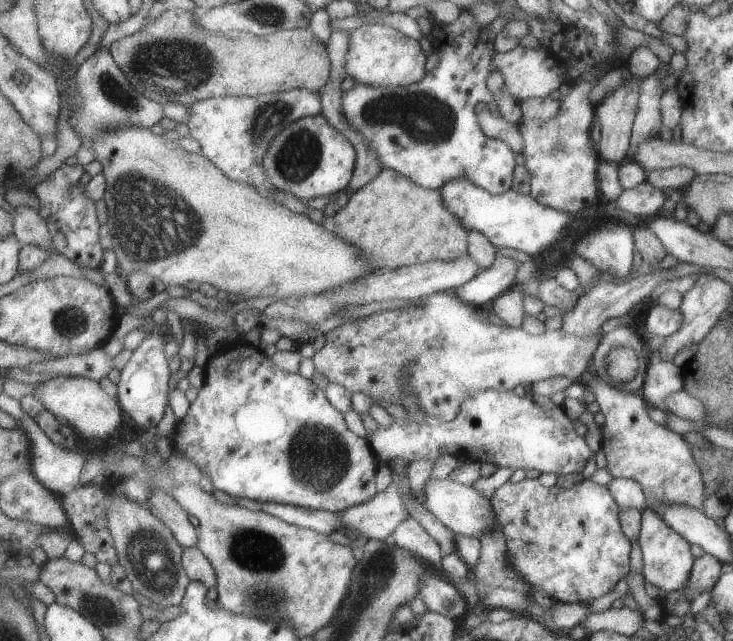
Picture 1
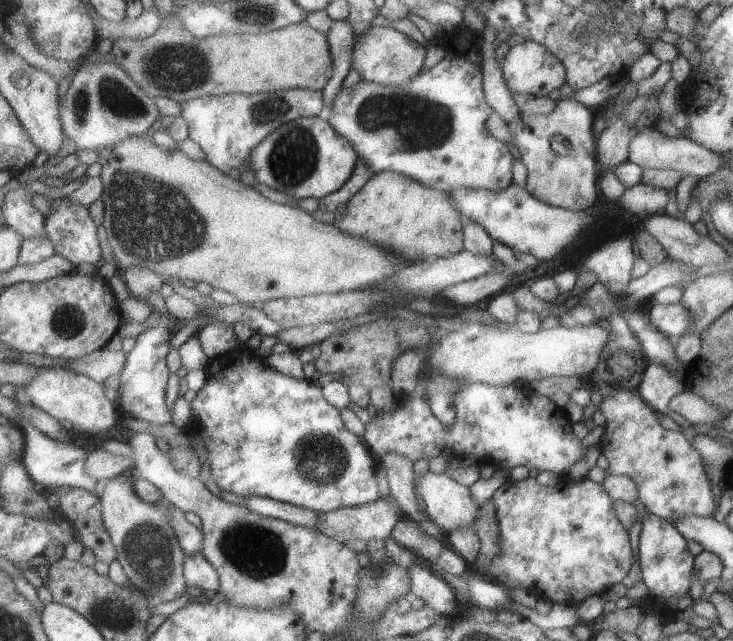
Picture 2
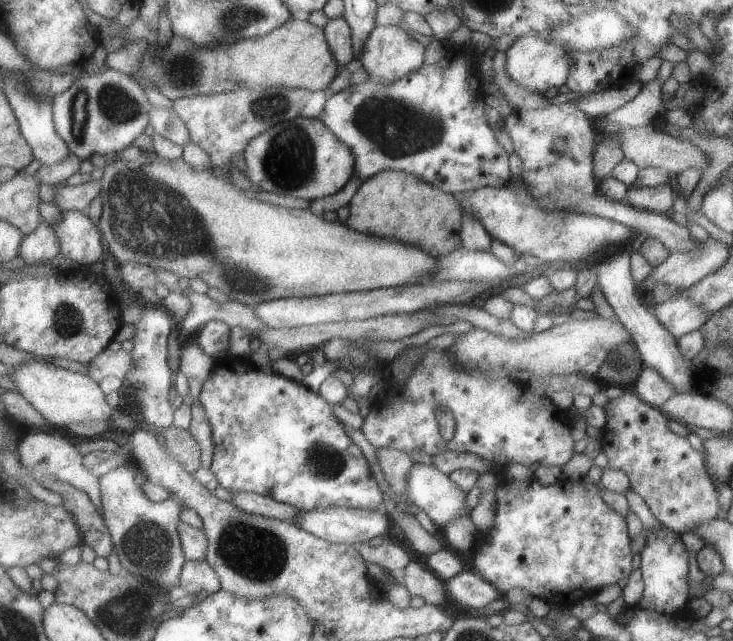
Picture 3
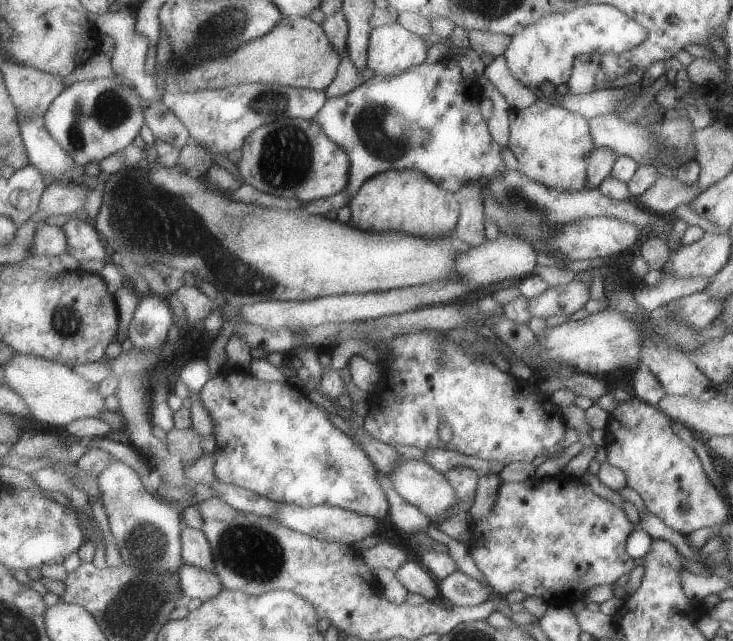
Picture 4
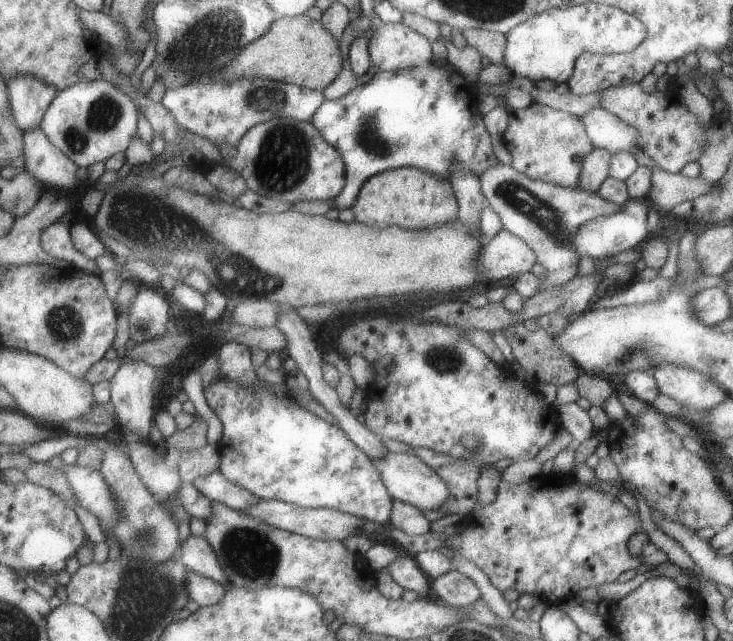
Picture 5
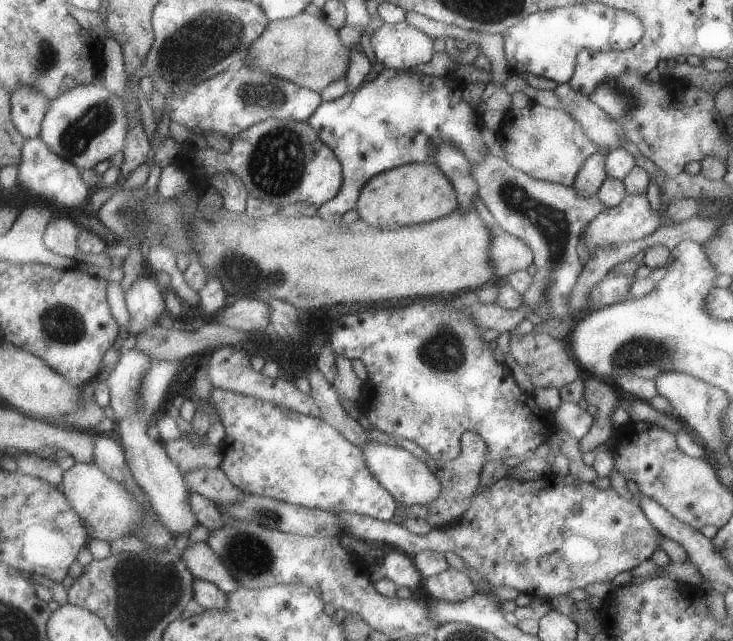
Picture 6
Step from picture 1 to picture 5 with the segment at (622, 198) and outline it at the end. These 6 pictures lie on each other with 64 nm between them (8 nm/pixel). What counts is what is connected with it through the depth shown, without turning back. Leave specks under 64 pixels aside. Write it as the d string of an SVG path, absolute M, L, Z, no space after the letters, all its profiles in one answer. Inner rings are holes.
M657 166L651 167L650 172L651 189L646 200L649 206L656 204L661 210L671 211L676 203L704 196L712 188L711 183L703 181L699 176L667 173Z

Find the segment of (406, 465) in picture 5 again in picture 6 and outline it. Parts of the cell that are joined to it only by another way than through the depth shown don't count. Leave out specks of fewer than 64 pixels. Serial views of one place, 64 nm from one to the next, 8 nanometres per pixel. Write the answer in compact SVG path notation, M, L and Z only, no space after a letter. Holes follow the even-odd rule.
M373 440L362 447L362 454L371 473L386 490L393 494L399 504L427 506L441 495L442 485L439 478L431 471L425 460L406 449L398 445L387 446L387 444L381 444L381 442Z

